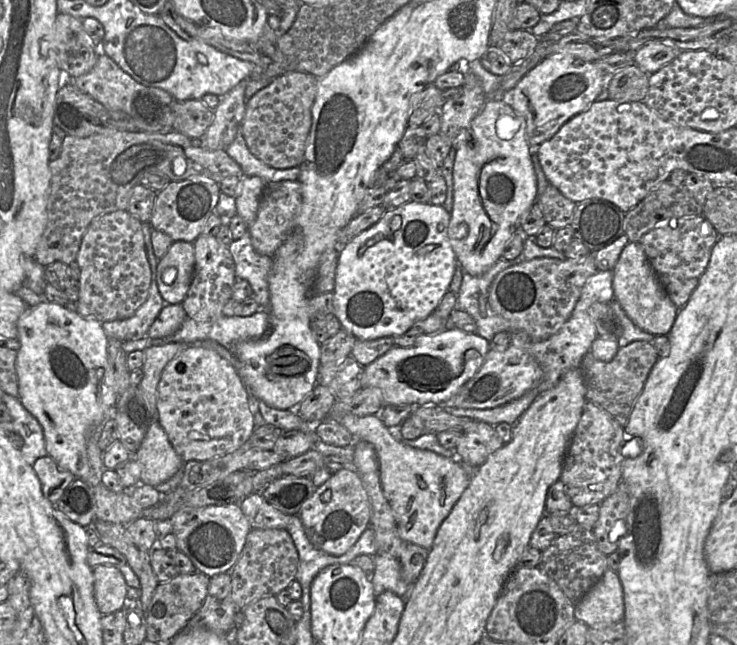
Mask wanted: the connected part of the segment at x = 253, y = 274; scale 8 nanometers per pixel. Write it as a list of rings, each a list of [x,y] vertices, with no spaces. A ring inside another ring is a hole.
[[[249,231],[228,246],[235,262],[237,279],[247,280],[253,290],[253,296],[260,309],[269,308],[268,278],[273,266],[273,258],[261,255],[252,246]]]

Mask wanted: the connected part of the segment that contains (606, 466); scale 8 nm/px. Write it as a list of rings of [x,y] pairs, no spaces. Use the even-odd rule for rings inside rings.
[[[587,401],[567,449],[560,477],[564,492],[574,506],[599,505],[617,491],[622,479],[625,442],[624,428],[604,409]]]

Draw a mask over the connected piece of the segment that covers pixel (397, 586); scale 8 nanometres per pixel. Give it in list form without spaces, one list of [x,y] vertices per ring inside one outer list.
[[[376,554],[373,561],[374,571],[370,581],[375,595],[390,591],[405,601],[410,595],[410,586],[401,578],[398,559],[390,555]]]

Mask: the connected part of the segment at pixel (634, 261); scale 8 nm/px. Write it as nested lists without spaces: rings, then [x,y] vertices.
[[[628,242],[612,271],[614,299],[620,303],[630,319],[639,328],[654,336],[668,335],[679,308],[675,306],[661,285],[642,245],[639,242]]]

